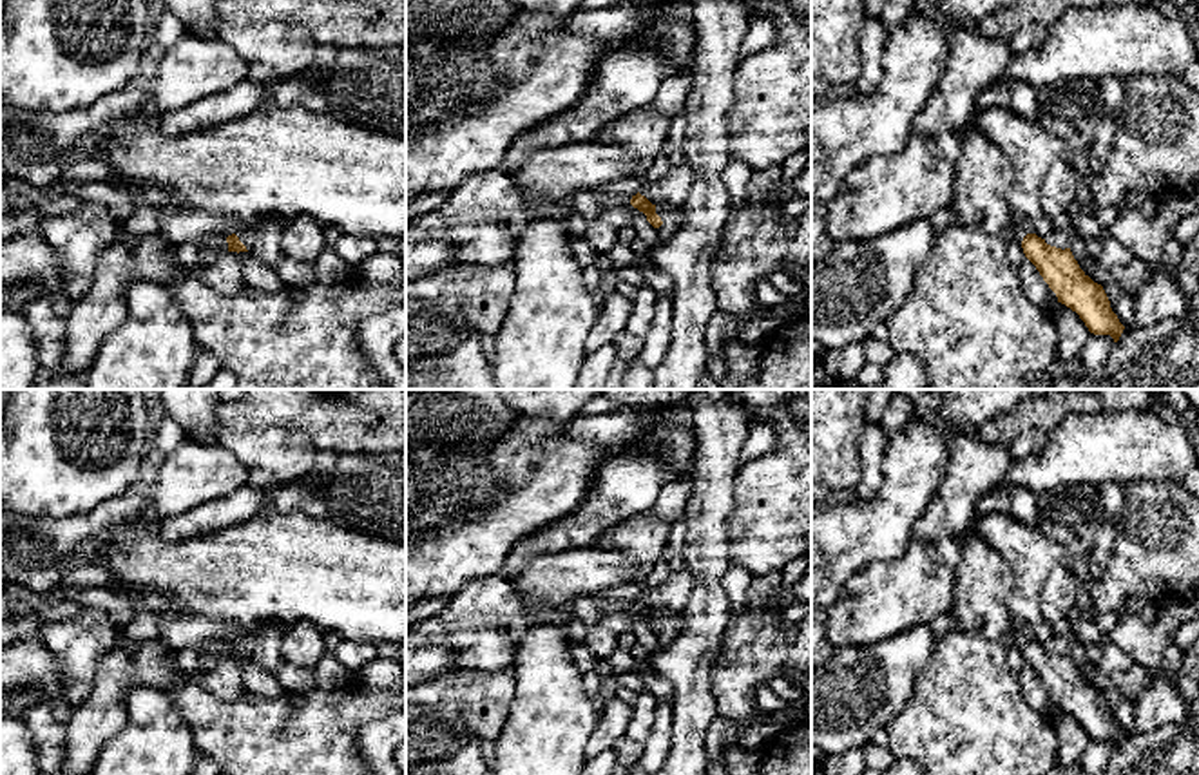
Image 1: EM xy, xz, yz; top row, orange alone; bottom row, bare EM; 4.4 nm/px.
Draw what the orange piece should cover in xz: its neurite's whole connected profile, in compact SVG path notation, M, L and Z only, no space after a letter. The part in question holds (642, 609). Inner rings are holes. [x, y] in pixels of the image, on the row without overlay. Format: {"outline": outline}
{"outline": "M685 567L654 588L643 588L639 598L632 601L630 610L647 621L647 627L659 634L661 623L656 619L656 612L683 612L692 594L694 576Z"}

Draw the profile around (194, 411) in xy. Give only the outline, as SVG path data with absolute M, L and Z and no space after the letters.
M161 389L165 413L188 435L205 444L219 445L217 427L221 389Z

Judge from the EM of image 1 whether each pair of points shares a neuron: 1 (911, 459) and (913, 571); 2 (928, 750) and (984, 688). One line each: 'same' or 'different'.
1: different
2: same

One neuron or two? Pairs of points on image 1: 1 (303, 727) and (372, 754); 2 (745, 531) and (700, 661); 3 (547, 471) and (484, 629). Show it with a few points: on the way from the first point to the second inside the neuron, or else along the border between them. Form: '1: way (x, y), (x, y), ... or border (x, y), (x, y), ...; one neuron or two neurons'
1: border (386, 716), (370, 719), (359, 730), (359, 755); two neurons
2: border (725, 522), (732, 564); two neurons
3: border (558, 518), (524, 536), (495, 573); two neurons

